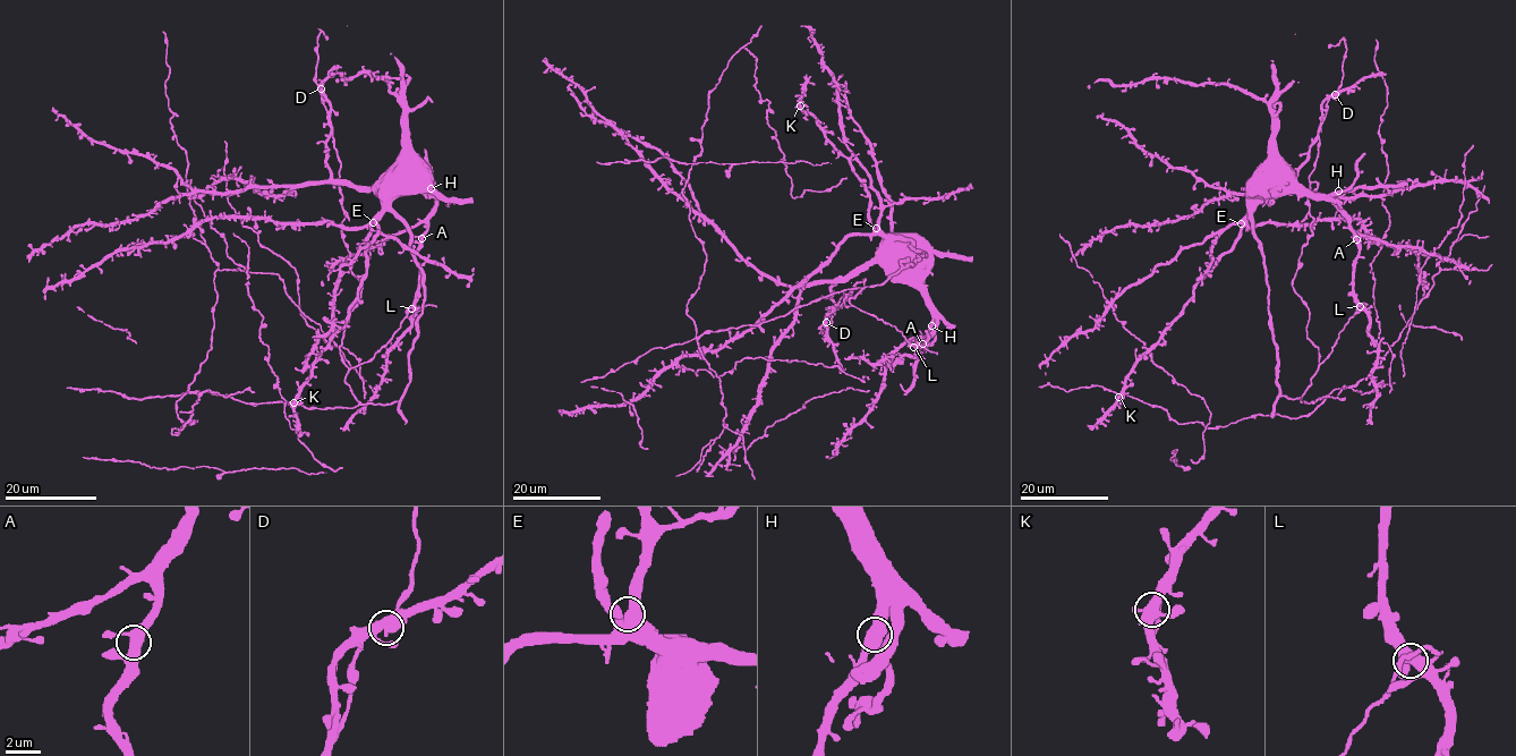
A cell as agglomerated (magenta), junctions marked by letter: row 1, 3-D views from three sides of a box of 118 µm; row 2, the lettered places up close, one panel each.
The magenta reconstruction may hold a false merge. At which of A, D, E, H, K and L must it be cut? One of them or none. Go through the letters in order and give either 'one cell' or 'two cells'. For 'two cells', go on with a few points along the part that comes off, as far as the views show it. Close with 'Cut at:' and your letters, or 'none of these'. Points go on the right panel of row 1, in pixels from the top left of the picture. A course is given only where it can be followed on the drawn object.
A: one cell
D: one cell
E: one cell
H: one cell
K: one cell
L: one cell
Cut at: none of these

